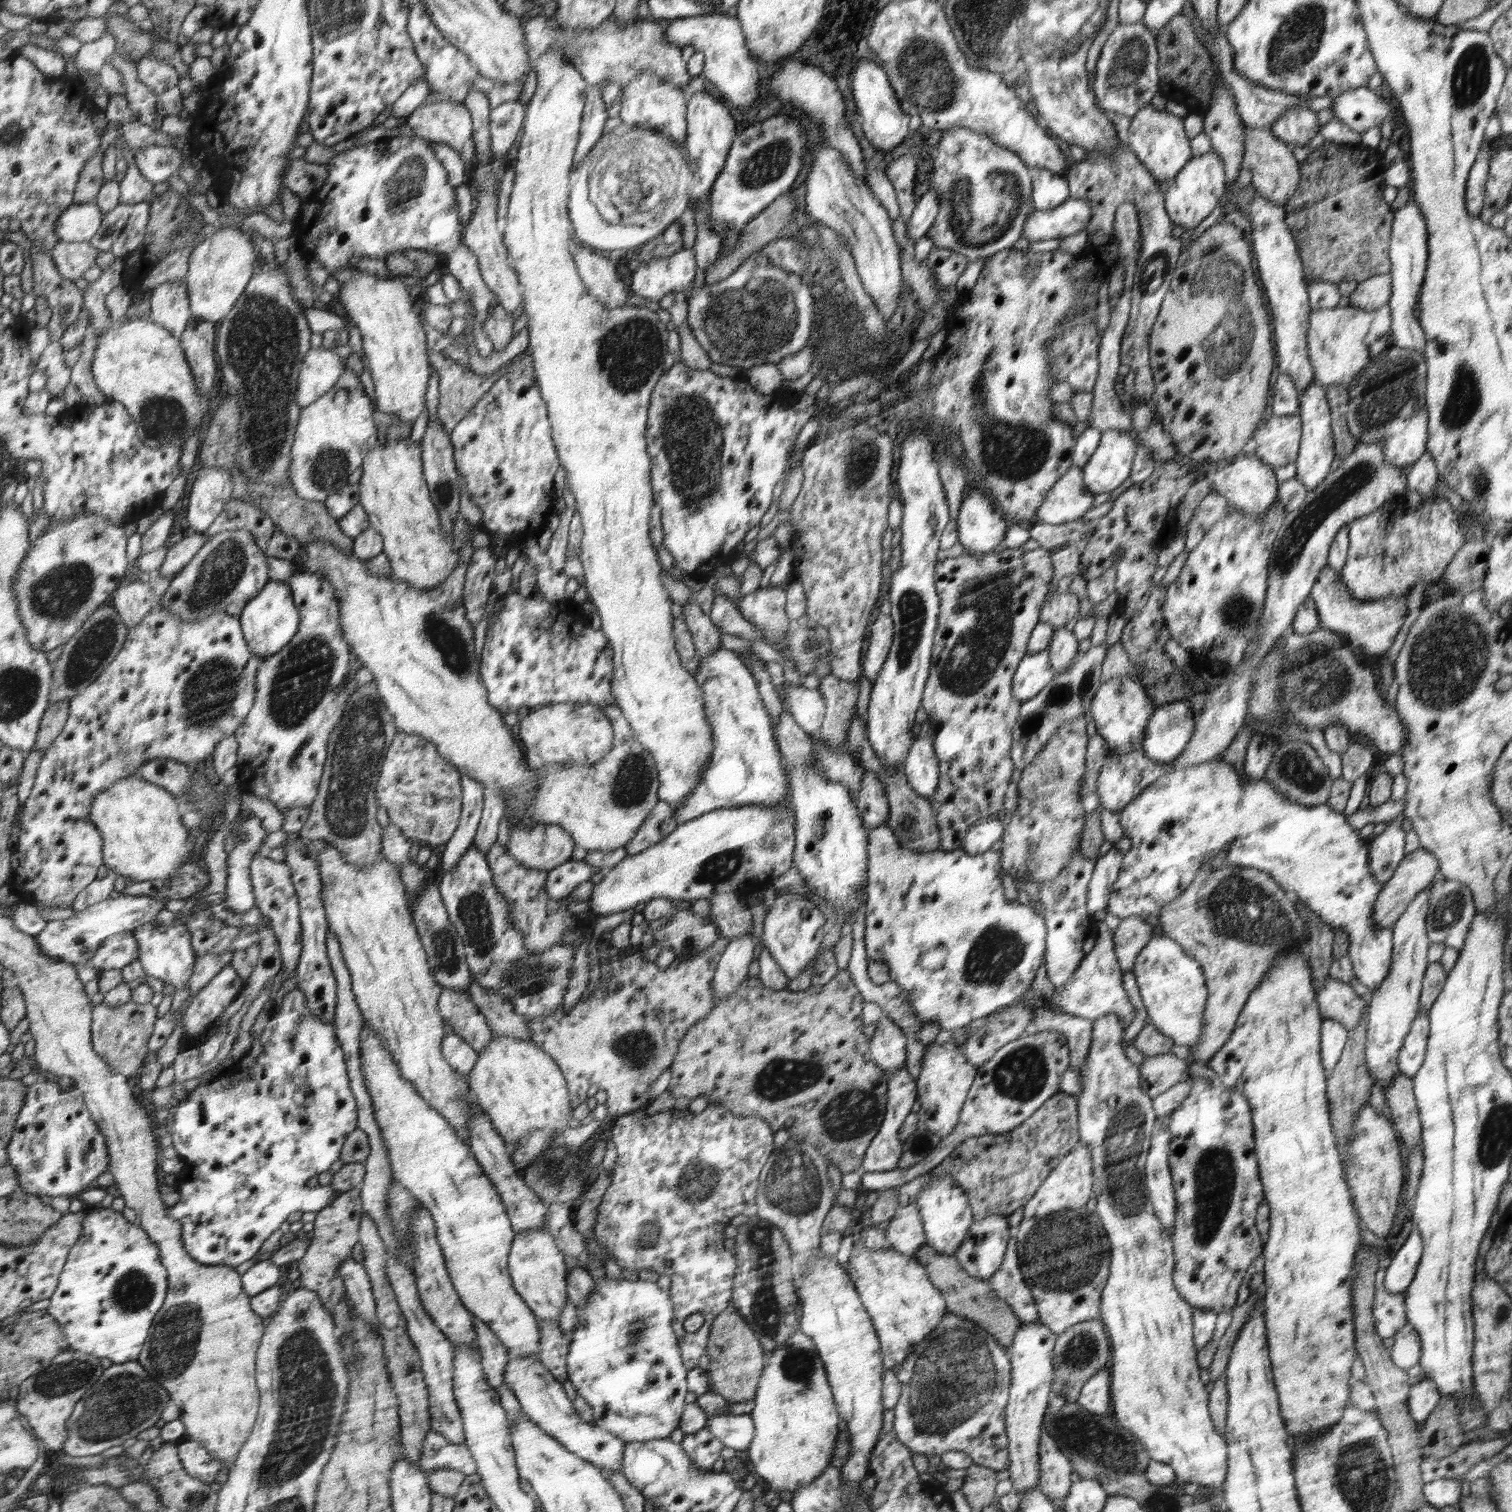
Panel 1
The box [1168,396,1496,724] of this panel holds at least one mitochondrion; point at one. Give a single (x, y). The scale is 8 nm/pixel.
(1451, 677)

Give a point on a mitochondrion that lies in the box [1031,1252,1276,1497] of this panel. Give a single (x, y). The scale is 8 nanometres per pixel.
(1081, 1435)

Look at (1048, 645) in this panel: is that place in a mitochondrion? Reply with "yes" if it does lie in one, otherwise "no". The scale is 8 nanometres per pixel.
no

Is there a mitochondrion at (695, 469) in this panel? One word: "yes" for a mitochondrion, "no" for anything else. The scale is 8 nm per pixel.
yes

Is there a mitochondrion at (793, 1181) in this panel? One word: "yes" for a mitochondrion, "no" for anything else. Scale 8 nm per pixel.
yes

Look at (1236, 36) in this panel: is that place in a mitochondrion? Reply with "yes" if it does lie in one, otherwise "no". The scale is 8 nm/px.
no

